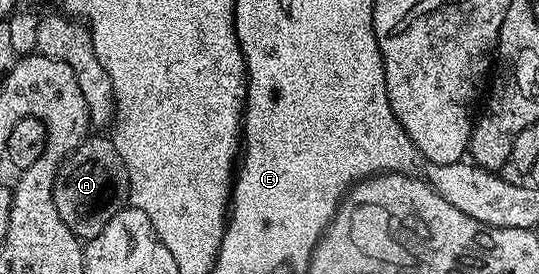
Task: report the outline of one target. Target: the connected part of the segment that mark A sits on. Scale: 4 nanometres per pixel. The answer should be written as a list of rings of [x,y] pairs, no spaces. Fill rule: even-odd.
[[[85,150],[77,162],[65,158],[61,161],[59,181],[53,187],[55,204],[59,208],[59,216],[63,216],[63,224],[71,228],[75,237],[88,240],[103,232],[107,220],[115,216],[115,212],[125,209],[129,202],[129,176],[109,176],[111,172],[124,168],[123,156],[119,152],[103,152],[95,154]]]

